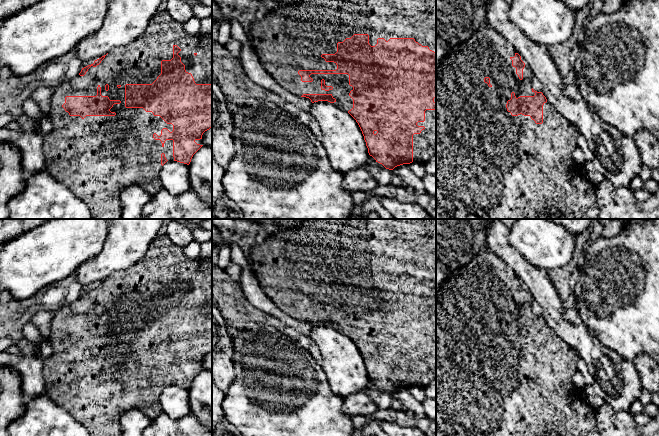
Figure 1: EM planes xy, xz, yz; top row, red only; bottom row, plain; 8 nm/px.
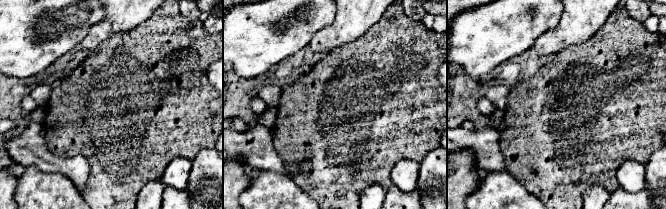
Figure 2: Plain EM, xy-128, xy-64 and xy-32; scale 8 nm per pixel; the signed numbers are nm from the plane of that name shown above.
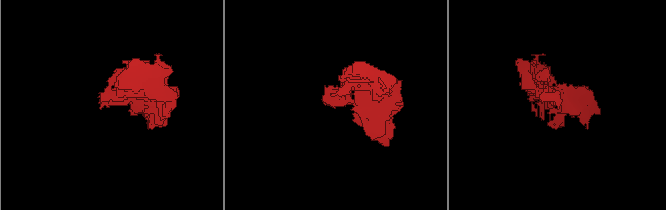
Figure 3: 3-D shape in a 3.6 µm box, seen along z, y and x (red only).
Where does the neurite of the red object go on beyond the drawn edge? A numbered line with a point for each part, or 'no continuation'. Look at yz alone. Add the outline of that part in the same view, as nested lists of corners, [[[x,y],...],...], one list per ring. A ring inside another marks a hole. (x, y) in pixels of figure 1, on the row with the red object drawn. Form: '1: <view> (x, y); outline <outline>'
1: yz (491, 164); outline [[[482,25],[474,32],[469,39],[456,45],[443,59],[436,69],[436,187],[440,189],[442,197],[461,214],[473,214],[480,219],[550,219],[542,216],[540,211],[544,207],[553,207],[562,213],[559,218],[553,219],[596,219],[600,209],[596,198],[596,186],[585,176],[583,166],[576,163],[572,156],[572,150],[577,147],[576,128],[561,116],[550,103],[543,105],[543,123],[536,124],[530,116],[522,114],[512,116],[507,111],[507,101],[511,99],[514,92],[516,98],[520,96],[534,96],[532,89],[532,71],[525,65],[523,69],[523,79],[520,80],[516,74],[516,68],[512,66],[511,57],[515,56],[513,45],[501,34]]]

